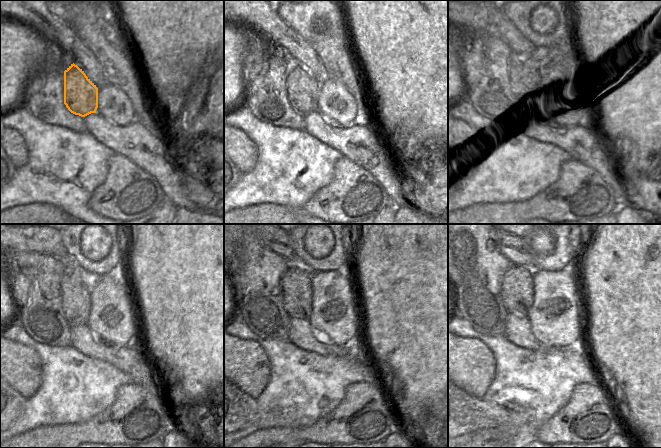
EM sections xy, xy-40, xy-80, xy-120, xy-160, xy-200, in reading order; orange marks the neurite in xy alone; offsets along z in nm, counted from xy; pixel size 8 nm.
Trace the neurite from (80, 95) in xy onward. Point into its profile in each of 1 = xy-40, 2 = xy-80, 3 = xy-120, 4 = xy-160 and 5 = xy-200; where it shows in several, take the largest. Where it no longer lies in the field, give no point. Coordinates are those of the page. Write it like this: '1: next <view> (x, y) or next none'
1: next xy-40 (303, 90)
2: next xy-80 (525, 70)
3: next xy-120 (75, 287)
4: next xy-160 (296, 283)
5: next xy-200 (517, 285)

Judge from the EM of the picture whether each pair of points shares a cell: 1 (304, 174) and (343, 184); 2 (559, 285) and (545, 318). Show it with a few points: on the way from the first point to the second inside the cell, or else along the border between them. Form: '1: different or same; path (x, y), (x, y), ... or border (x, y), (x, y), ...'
1: different; border (339, 159), (334, 164), (331, 181), (312, 196)
2: same; path (556, 293), (556, 307), (553, 310)

